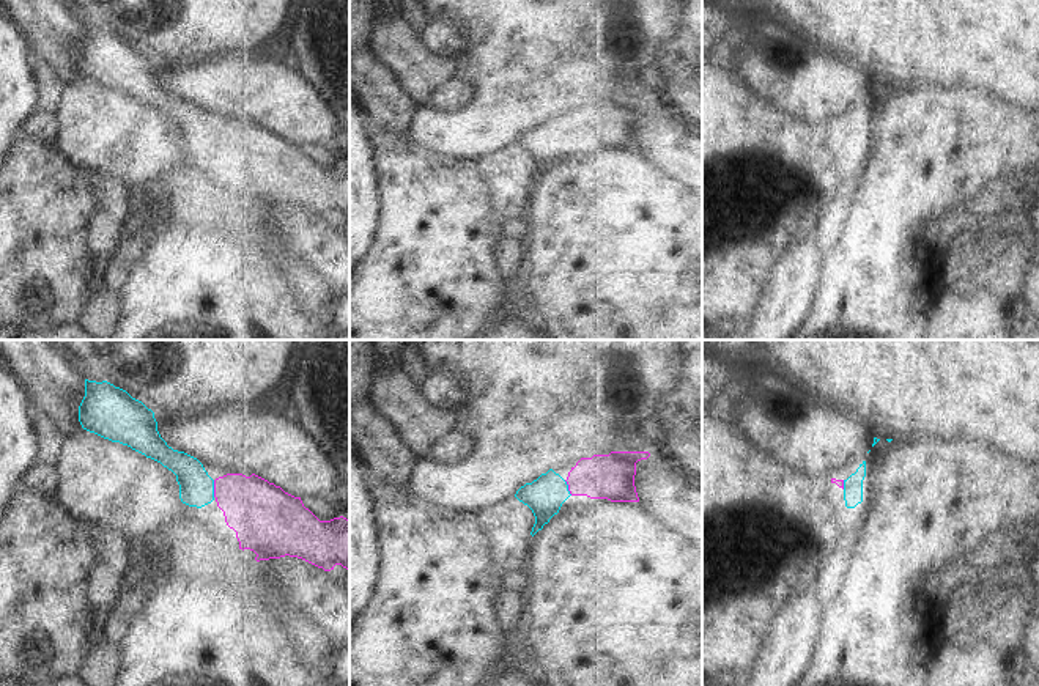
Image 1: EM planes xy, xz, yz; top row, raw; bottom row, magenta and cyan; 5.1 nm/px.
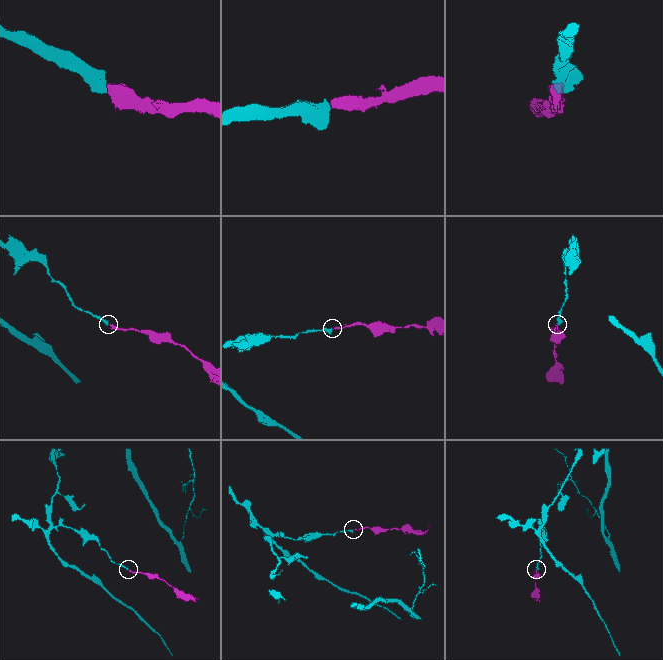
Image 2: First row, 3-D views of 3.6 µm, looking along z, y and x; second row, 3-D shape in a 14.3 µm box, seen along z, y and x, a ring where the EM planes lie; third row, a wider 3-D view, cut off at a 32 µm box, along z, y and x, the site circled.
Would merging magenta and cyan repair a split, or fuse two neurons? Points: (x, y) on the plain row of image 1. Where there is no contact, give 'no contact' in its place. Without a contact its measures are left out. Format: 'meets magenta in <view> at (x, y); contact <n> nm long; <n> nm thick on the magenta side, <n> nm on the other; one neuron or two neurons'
meets magenta in xy at (214, 136); contact 90 nm long; 320 nm thick on the magenta side, 180 nm on the other; one neuron

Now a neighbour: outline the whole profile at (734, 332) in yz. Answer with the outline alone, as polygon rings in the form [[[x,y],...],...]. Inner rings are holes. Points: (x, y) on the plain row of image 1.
[[[702,326],[702,340],[754,340],[754,338],[746,329],[740,326],[730,326],[729,329]]]

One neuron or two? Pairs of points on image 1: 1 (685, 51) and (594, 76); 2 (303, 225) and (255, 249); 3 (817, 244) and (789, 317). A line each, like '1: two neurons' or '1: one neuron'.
1: two neurons
2: two neurons
3: one neuron

